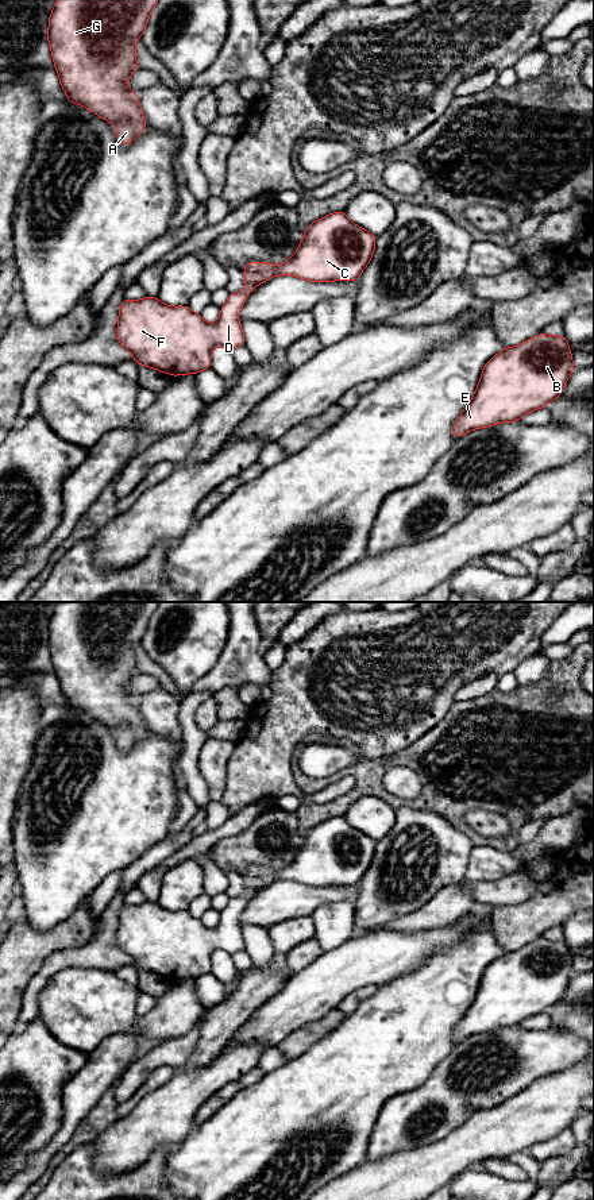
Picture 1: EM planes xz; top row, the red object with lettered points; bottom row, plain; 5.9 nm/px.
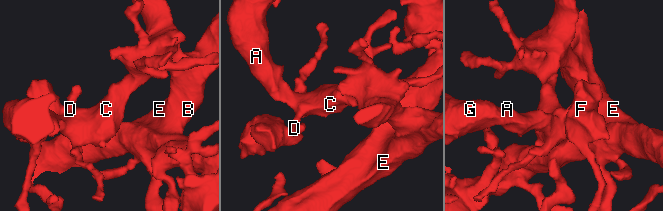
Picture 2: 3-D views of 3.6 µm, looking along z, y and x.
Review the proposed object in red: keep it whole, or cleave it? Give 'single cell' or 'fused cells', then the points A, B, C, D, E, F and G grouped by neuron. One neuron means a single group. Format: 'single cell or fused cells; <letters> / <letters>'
single cell; A B C D E F G

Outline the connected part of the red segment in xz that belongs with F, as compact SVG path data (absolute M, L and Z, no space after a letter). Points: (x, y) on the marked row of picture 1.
M344 211L333 212L309 225L296 254L285 263L273 266L267 262L248 262L242 271L246 288L230 294L216 323L205 323L201 315L192 312L188 305L169 306L158 297L144 297L138 301L124 298L119 309L117 342L132 354L136 364L157 369L171 377L201 373L211 369L211 351L215 347L231 351L244 346L243 328L236 316L248 293L259 283L275 275L294 275L312 282L358 281L371 261L375 239L374 234L352 223Z

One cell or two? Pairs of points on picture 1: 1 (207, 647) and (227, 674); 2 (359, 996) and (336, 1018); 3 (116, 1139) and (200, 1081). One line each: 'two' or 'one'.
1: two
2: two
3: one

